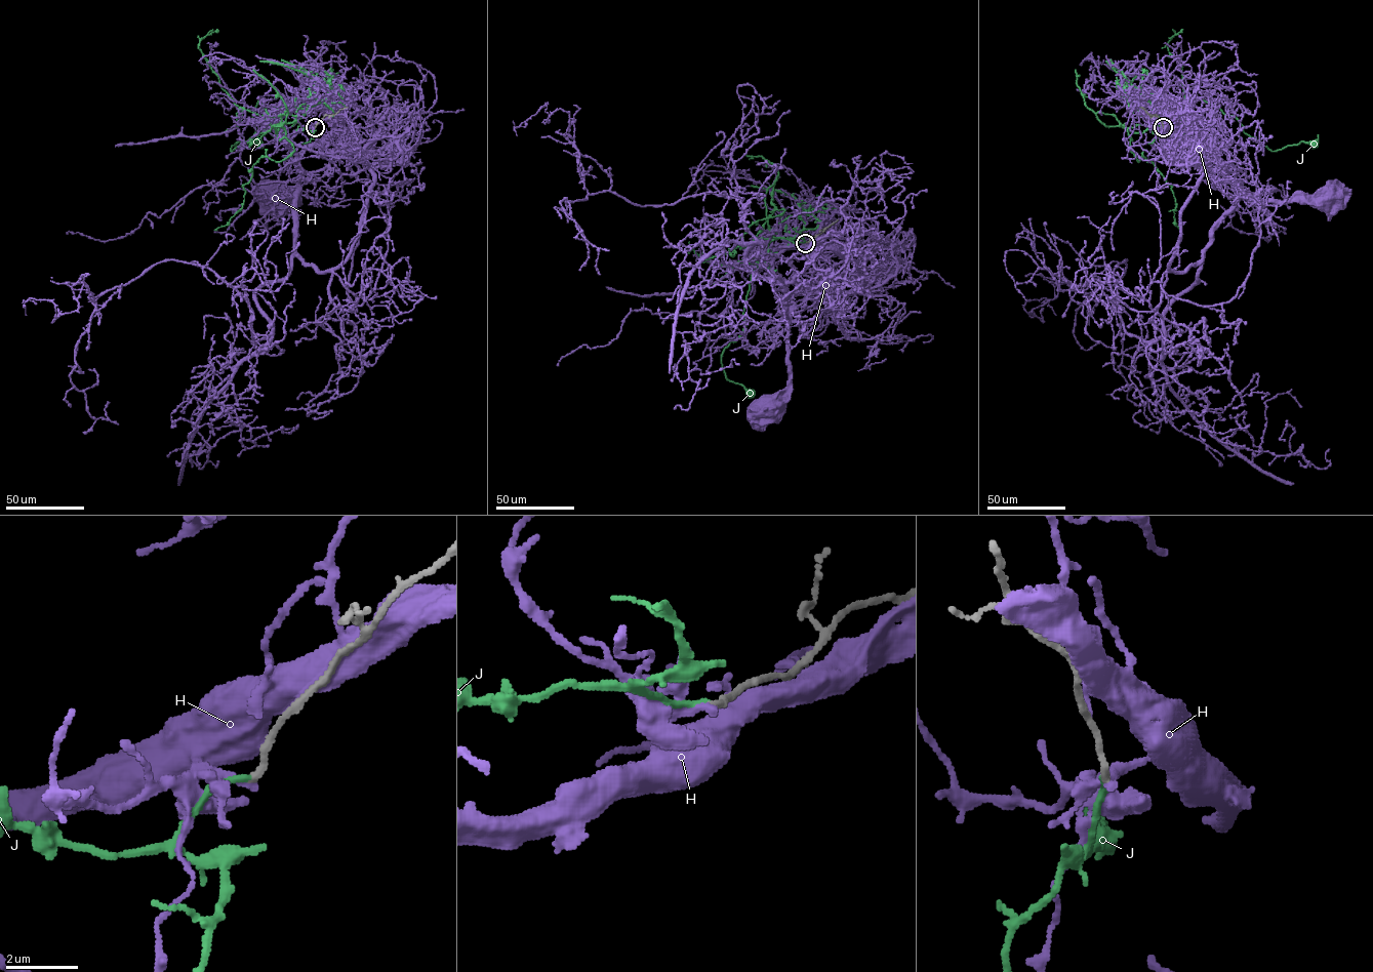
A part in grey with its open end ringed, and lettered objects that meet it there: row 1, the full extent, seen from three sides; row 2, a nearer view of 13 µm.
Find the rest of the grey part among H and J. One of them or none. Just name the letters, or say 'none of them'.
J

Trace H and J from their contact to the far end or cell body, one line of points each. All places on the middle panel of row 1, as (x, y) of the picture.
H: (806, 243), (785, 248), (773, 261), (773, 278), (791, 302), (788, 337), (790, 386), (768, 407)
J: (805, 243), (771, 240), (752, 274), (742, 314), (745, 326), (724, 349), (721, 362), (725, 376), (749, 393)

